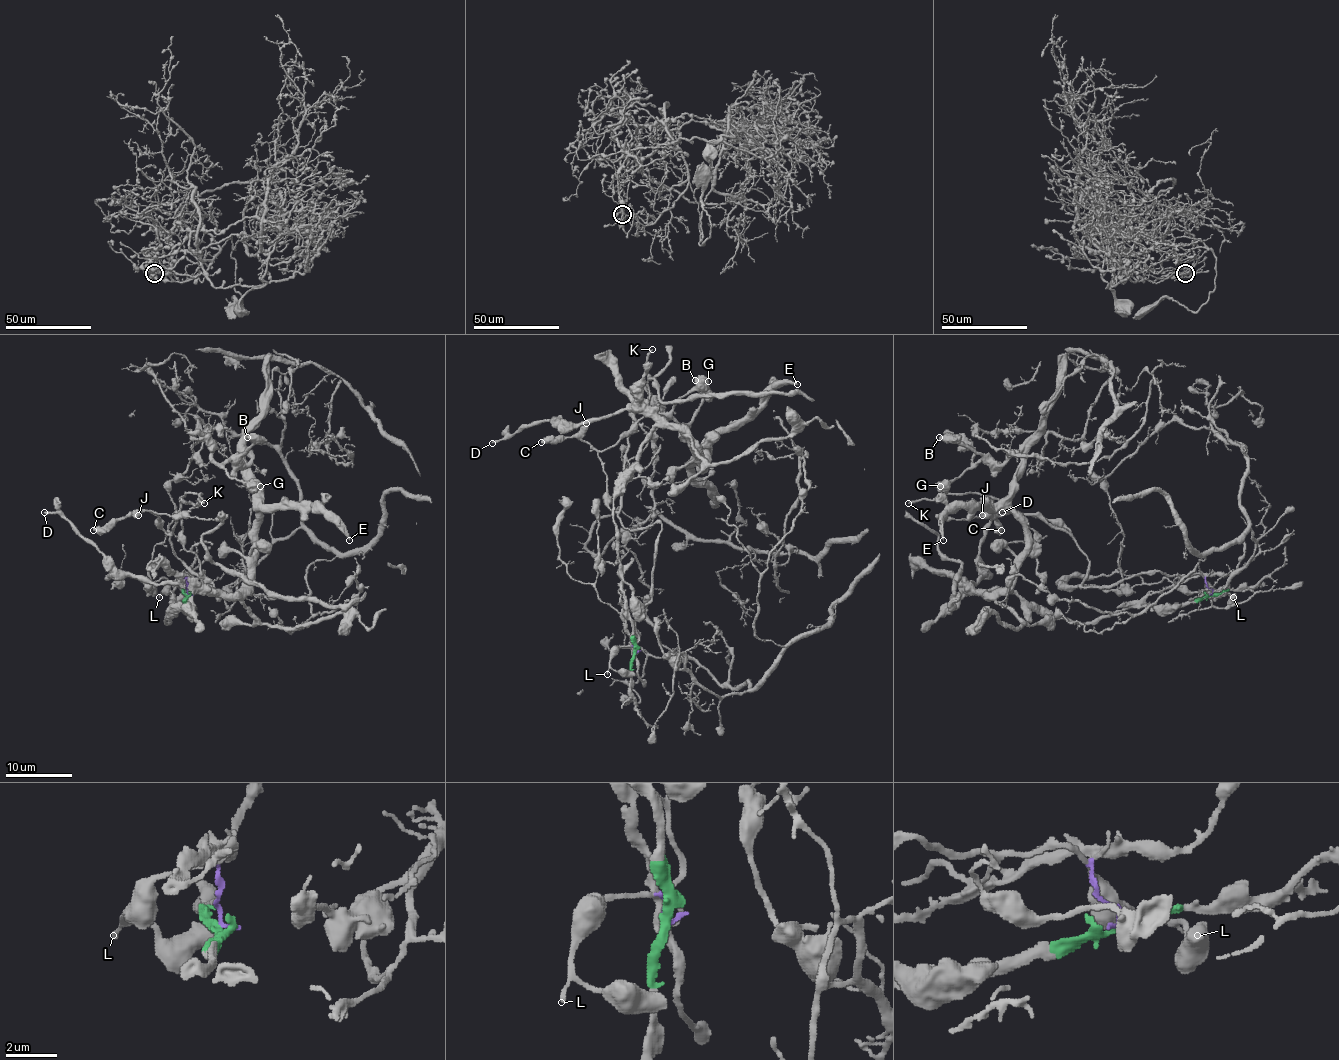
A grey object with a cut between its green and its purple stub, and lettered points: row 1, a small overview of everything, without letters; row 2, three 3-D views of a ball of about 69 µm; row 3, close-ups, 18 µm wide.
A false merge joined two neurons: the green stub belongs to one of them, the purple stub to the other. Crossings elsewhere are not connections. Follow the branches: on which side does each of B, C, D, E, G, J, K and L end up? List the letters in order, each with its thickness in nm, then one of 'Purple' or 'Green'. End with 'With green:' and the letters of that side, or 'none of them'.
B: Thickness 360 nm. Green
C: Thickness 550 nm. Purple
D: Thickness 260 nm. Green
E: Thickness 220 nm. Green
G: Thickness 750 nm. Green
J: Thickness 800 nm. Purple
K: Thickness 220 nm. Purple
L: Thickness 160 nm. Purple
With green: B, D, E, G

